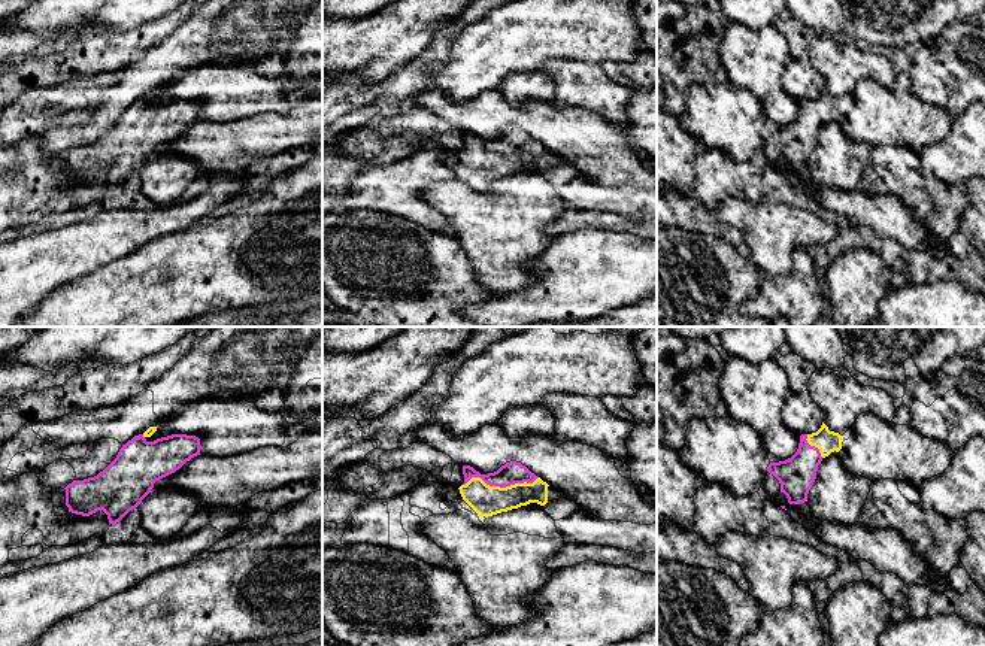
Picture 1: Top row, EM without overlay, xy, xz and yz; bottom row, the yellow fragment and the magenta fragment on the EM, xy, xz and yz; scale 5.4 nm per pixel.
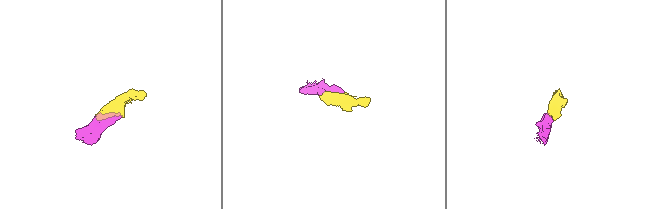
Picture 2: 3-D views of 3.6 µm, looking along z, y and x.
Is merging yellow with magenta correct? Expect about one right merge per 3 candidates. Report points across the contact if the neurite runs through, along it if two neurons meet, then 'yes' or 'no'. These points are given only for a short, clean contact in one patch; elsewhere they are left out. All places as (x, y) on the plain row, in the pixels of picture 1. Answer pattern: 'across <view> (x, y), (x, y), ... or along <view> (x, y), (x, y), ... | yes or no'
across xz (485, 166), (499, 152), (511, 139) | yes

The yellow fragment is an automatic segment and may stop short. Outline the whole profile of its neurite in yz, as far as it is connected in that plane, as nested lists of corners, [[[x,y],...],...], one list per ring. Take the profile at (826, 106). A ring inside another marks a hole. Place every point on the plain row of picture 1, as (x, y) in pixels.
[[[824,88],[816,98],[801,100],[798,115],[791,124],[769,130],[758,157],[761,166],[776,169],[784,158],[789,170],[807,167],[818,131],[831,118],[842,115],[842,104],[843,101],[830,97]]]

